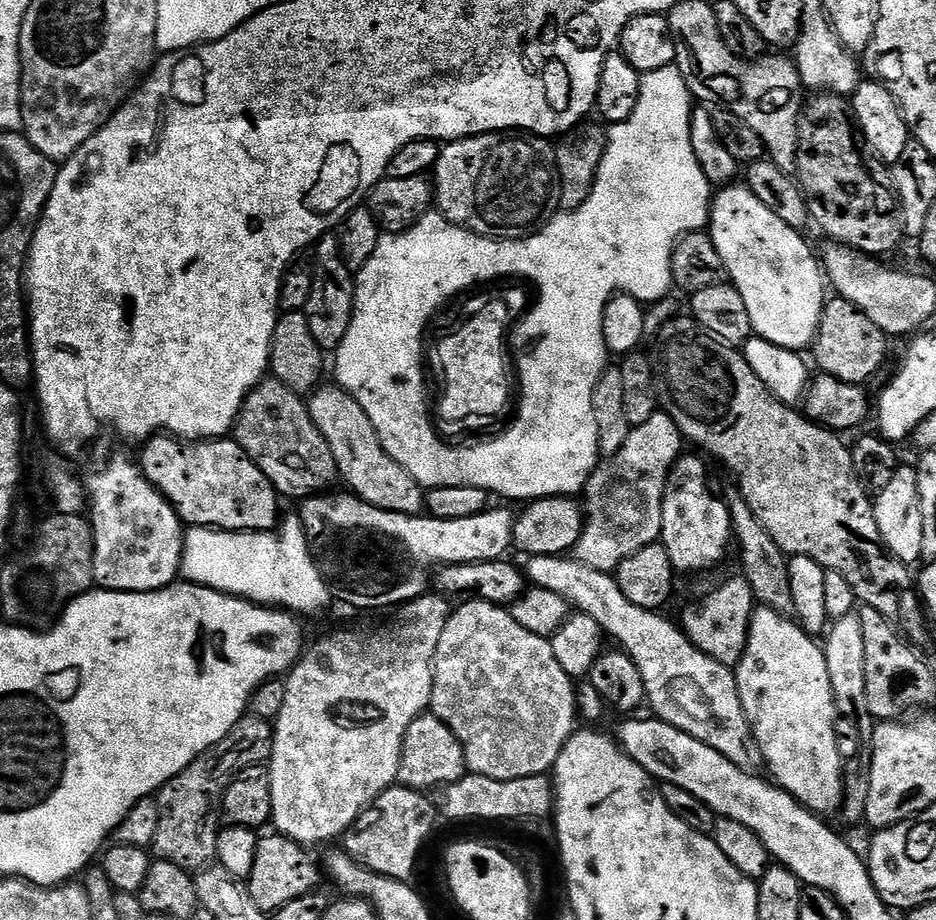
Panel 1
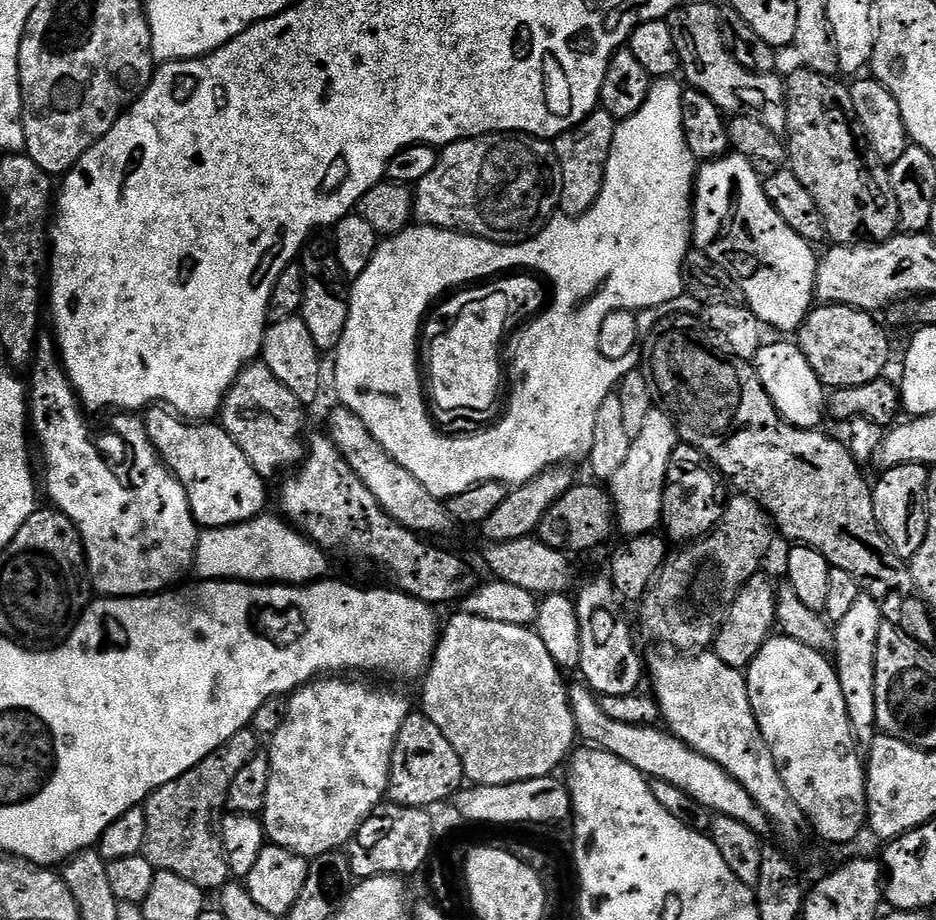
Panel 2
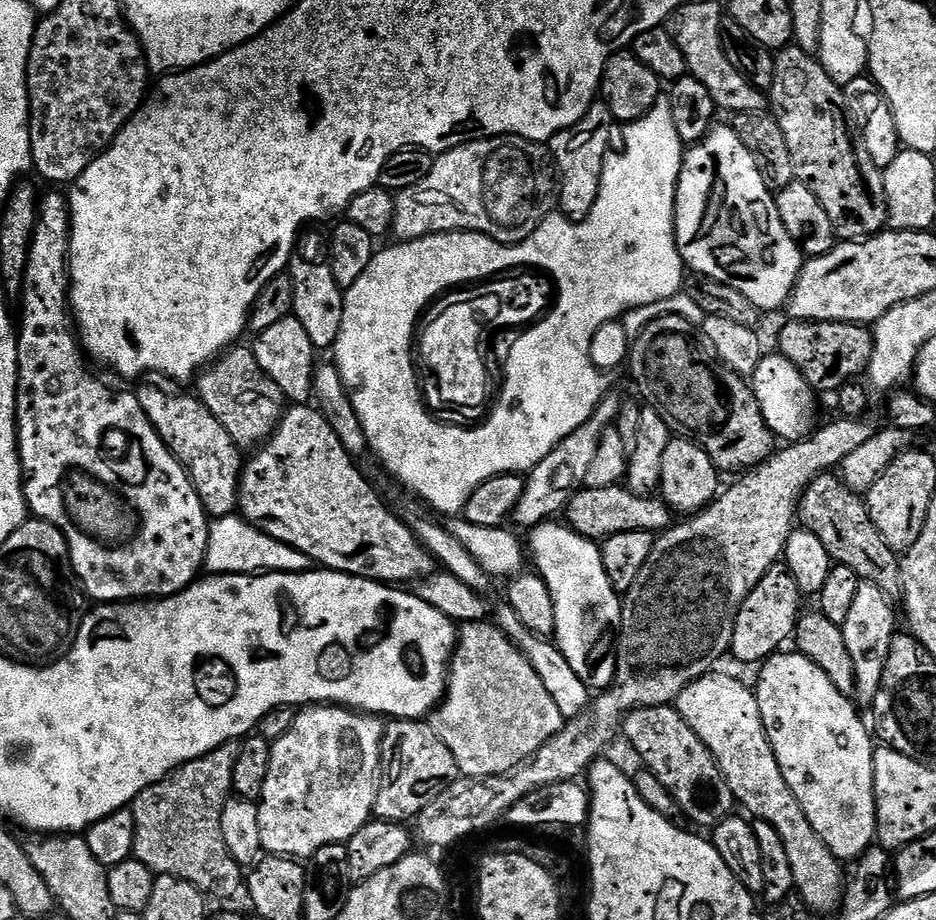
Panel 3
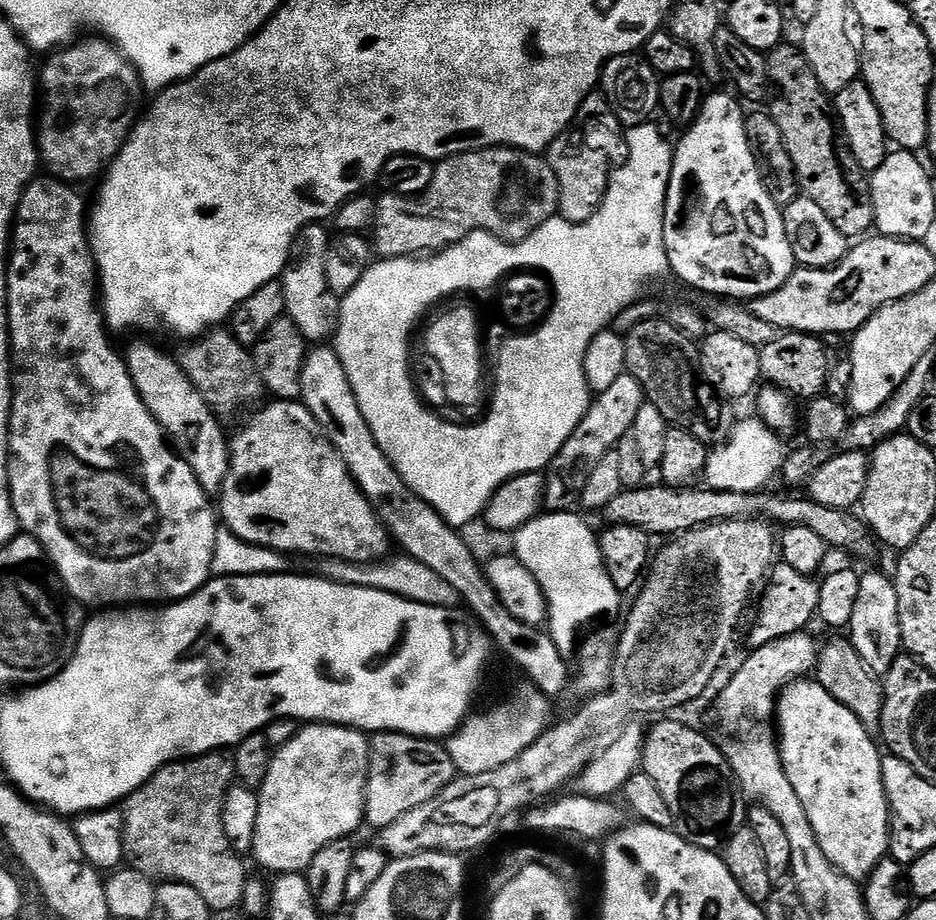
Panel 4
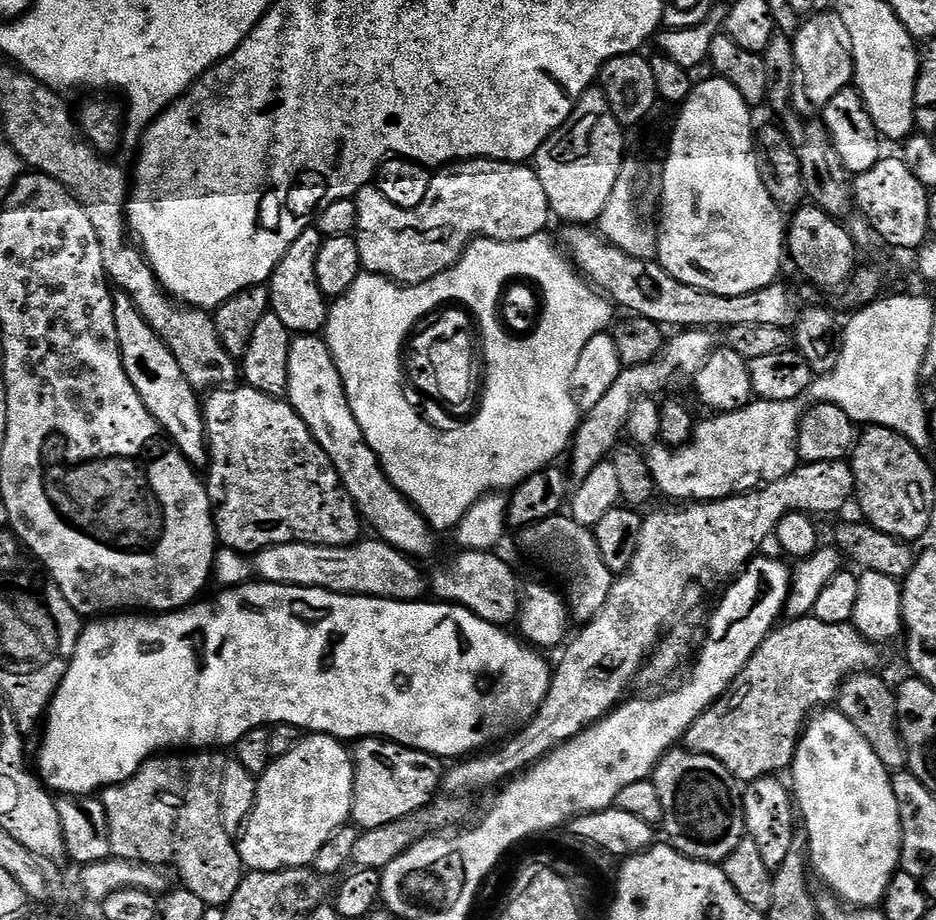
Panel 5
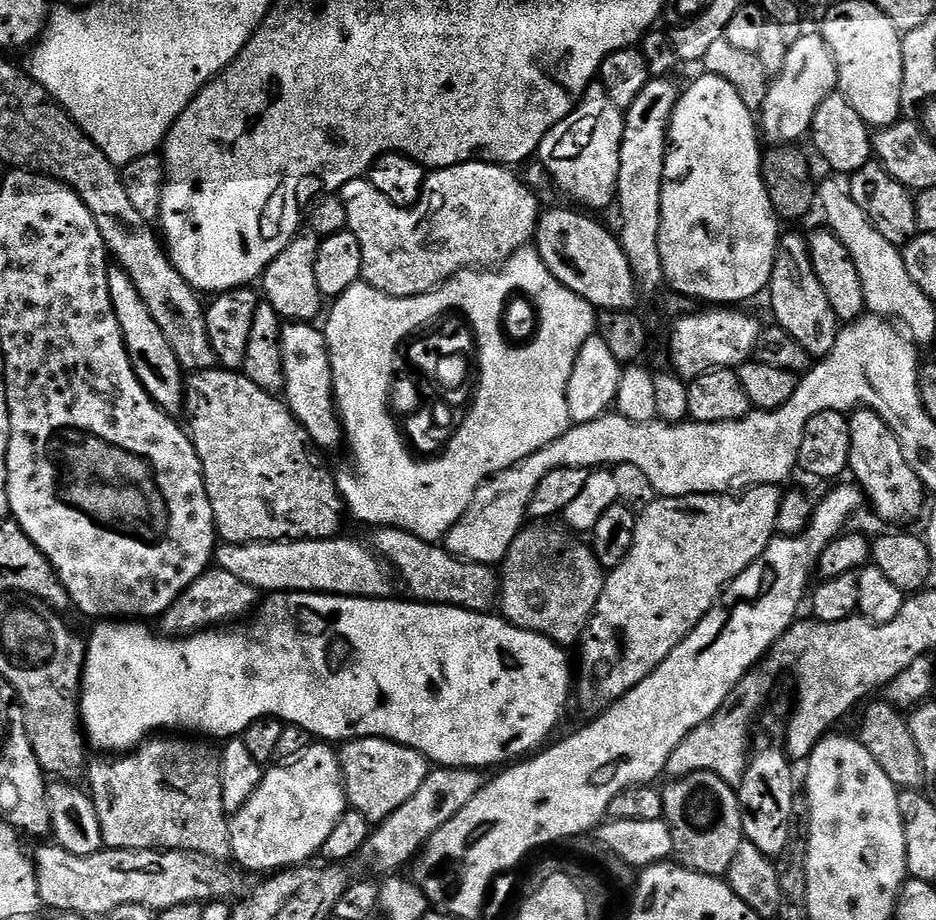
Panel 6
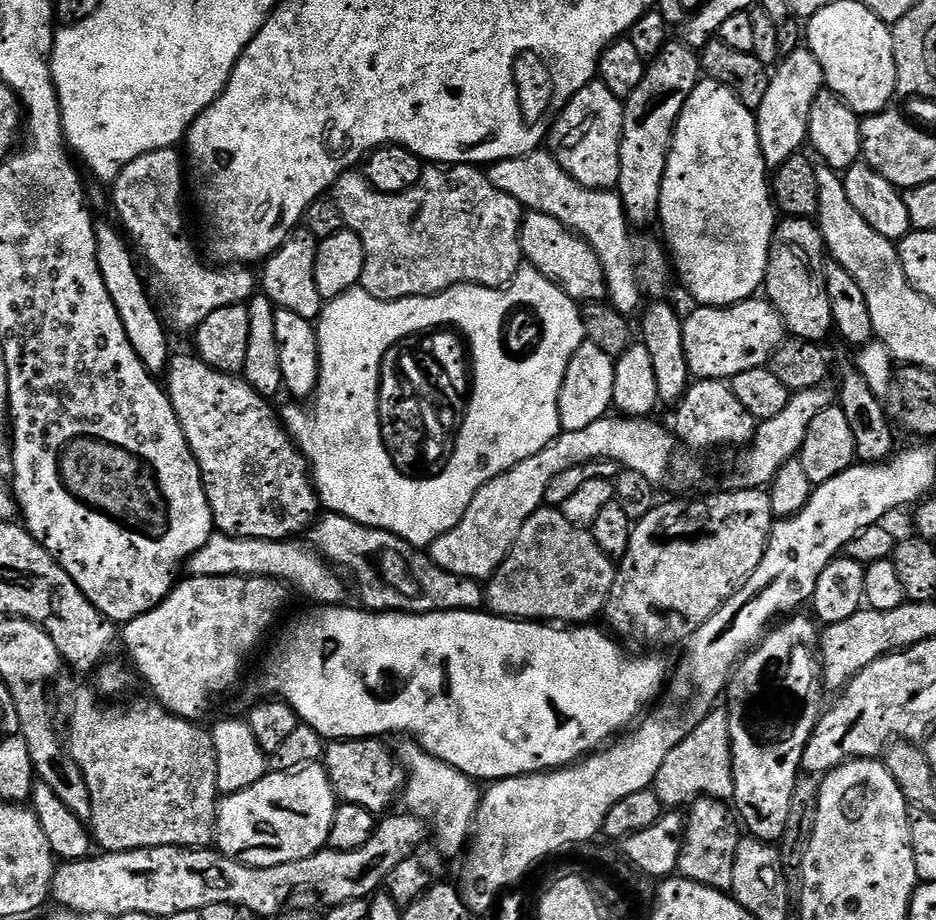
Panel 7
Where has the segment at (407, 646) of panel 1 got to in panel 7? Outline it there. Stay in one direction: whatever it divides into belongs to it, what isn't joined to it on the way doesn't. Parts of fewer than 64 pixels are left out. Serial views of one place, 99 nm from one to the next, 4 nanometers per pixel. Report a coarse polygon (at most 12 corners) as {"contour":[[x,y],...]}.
{"contour":[[323,763],[219,801],[214,844],[255,868],[327,845]]}

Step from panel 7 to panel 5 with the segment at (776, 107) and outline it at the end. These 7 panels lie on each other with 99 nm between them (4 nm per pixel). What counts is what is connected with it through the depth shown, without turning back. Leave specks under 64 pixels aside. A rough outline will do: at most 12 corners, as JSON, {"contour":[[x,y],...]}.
{"contour":[[812,14],[792,40],[798,80],[823,106],[854,80],[840,17]]}

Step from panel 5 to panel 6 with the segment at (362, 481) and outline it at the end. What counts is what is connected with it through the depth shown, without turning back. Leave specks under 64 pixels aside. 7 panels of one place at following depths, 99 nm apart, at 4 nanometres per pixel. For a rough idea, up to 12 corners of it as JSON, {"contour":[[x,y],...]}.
{"contour":[[280,329],[282,393],[317,449],[345,439],[328,340]]}

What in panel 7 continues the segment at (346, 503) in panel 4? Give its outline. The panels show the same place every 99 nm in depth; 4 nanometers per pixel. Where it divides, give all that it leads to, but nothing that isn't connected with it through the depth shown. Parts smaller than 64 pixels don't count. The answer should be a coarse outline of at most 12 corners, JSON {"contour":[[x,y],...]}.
{"contour":[[195,354],[166,391],[215,531],[287,540],[322,505],[271,403]]}

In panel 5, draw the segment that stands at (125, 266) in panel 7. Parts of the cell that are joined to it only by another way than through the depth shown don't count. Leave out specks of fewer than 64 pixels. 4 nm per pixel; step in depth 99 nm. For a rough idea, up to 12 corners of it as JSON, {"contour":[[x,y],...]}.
{"contour":[[127,292],[112,301],[122,362],[142,406],[207,469],[201,397]]}

